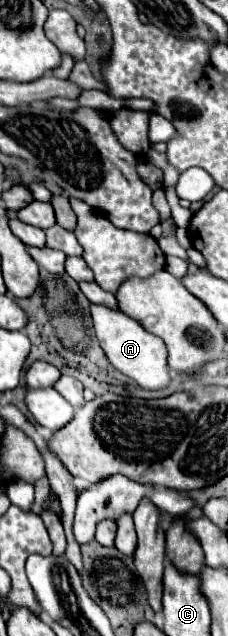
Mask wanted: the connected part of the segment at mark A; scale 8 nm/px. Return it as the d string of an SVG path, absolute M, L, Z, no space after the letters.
M90 305L92 321L94 321L94 331L100 341L100 347L104 349L106 357L110 363L124 373L126 377L134 379L142 389L162 389L170 383L170 373L168 373L168 351L164 347L164 341L156 339L152 333L148 333L140 323L124 315L120 309L112 309L106 305Z

